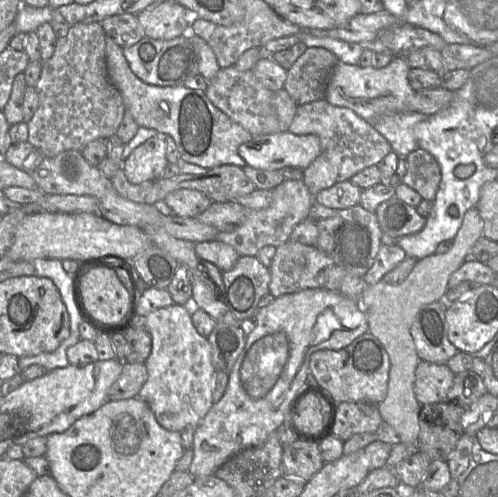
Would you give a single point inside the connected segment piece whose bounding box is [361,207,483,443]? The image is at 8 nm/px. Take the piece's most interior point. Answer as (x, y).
(390, 309)

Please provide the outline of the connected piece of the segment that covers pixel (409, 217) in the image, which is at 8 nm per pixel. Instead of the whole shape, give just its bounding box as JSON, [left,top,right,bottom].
[374,196,426,238]

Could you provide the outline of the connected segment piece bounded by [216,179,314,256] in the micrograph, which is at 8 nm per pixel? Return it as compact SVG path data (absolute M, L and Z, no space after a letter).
M285 179L272 189L272 201L264 209L252 210L246 220L232 232L219 232L216 240L232 246L240 256L256 256L265 246L275 246L287 242L293 228L309 218L314 204L314 196L303 180Z

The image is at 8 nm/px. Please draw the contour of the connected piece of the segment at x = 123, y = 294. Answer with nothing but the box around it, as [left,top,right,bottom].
[81,267,132,326]

